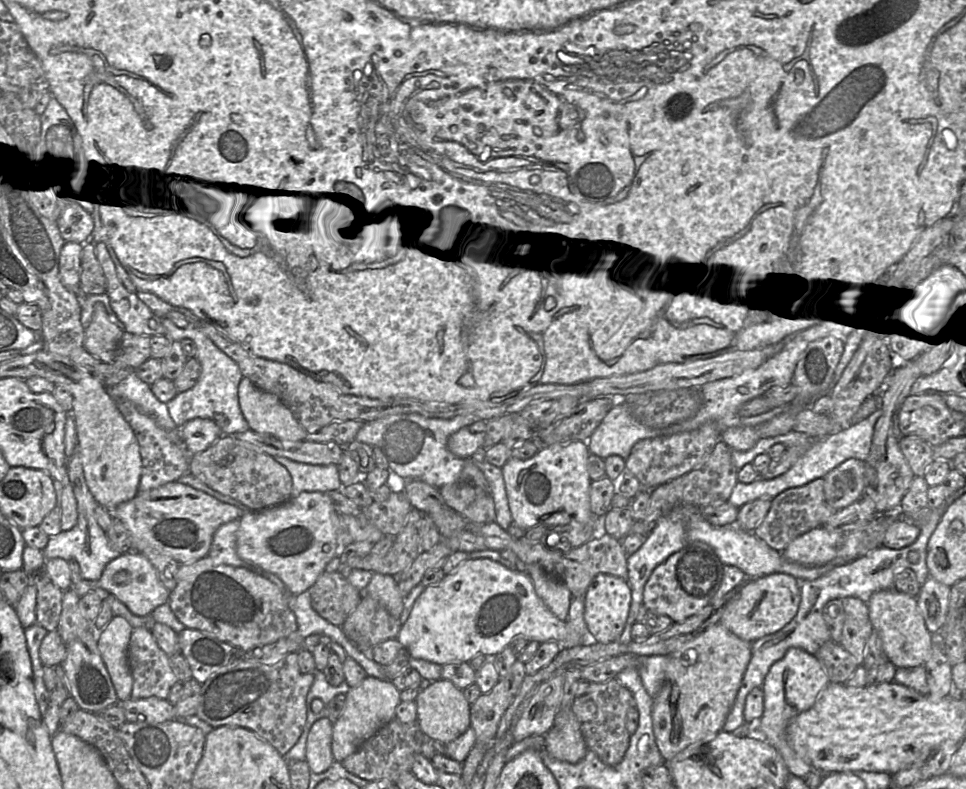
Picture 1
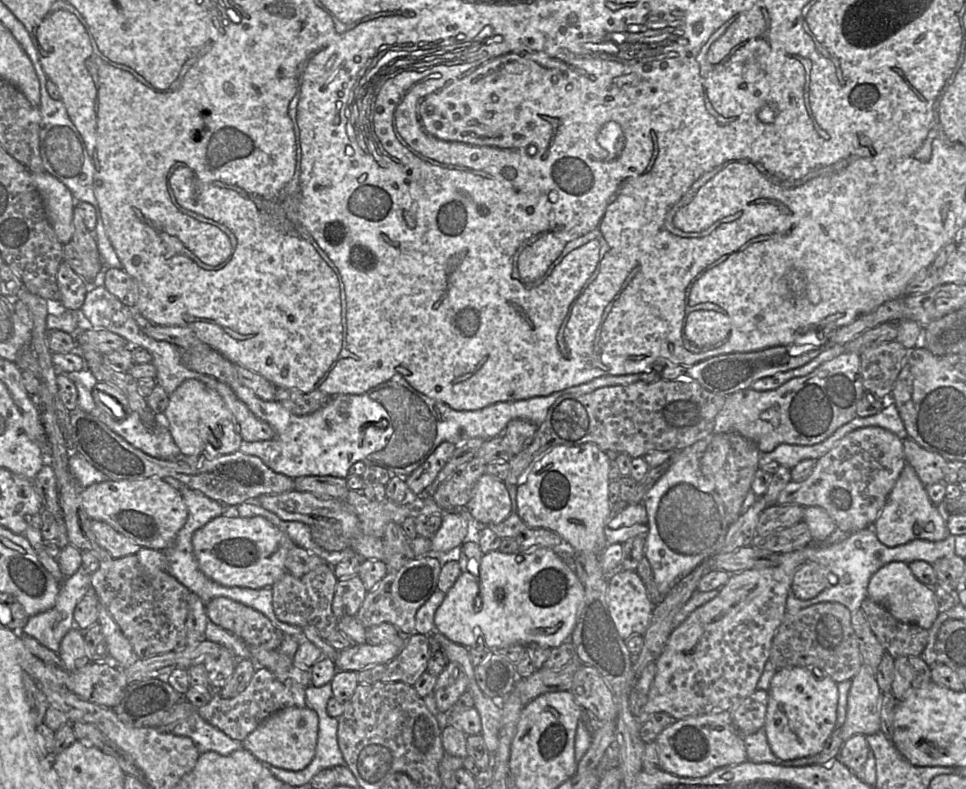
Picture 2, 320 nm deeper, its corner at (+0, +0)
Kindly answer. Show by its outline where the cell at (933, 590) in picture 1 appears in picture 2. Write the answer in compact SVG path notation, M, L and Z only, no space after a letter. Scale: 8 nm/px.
M908 463L904 466L872 527L877 538L888 547L902 545L914 539L940 541L949 534L946 526L946 515L932 503L927 494L926 486Z

